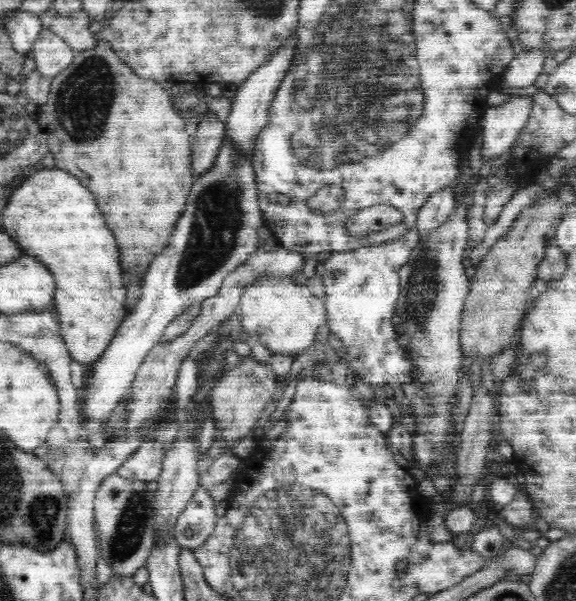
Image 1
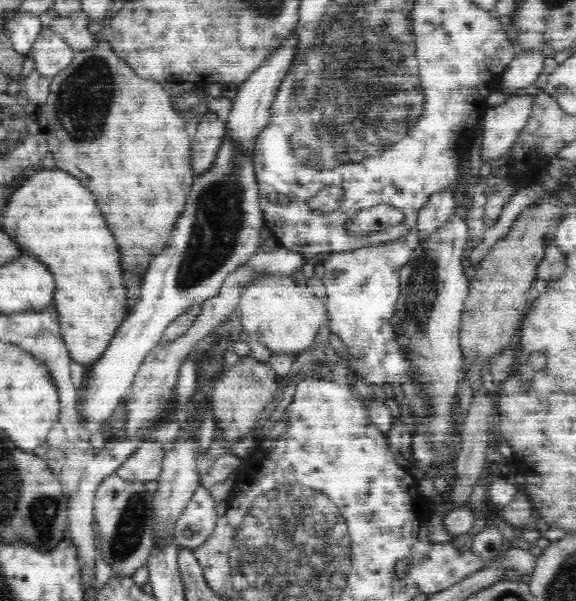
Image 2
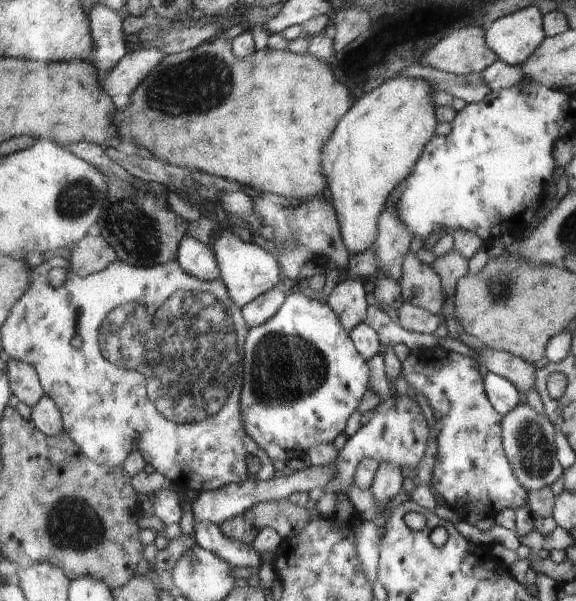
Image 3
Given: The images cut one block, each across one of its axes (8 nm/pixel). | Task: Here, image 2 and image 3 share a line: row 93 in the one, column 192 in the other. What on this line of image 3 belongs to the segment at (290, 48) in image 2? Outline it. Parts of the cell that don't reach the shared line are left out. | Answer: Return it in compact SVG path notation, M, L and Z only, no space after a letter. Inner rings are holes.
M183 238L176 261L185 274L200 281L214 281L221 274L213 250L196 238Z

